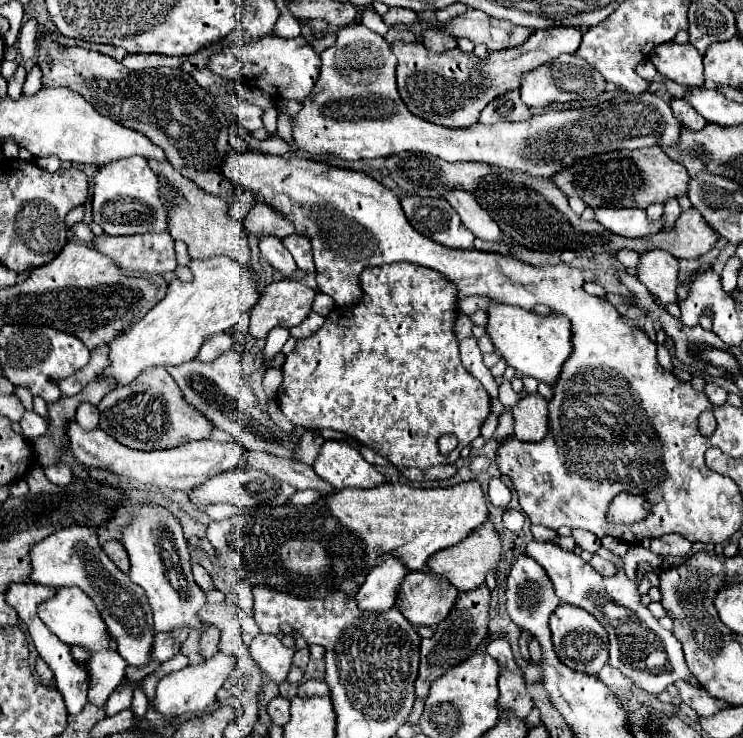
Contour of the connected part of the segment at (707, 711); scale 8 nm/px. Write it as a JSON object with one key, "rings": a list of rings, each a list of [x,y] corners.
{"rings":[[[685,681],[676,682],[682,702],[689,705],[700,716],[710,716],[723,708],[722,700],[711,697],[704,689],[698,689]]]}

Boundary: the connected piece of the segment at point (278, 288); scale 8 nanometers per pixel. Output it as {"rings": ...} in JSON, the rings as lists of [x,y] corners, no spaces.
{"rings":[[[284,278],[268,284],[258,304],[252,308],[250,334],[254,338],[266,338],[274,326],[298,326],[312,310],[316,292],[302,282]]]}

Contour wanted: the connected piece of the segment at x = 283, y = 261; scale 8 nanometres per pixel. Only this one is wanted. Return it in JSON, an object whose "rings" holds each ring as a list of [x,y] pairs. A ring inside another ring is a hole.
{"rings":[[[260,236],[258,238],[258,248],[262,256],[284,276],[290,276],[296,270],[296,262],[290,256],[290,252],[284,248],[282,240],[276,236]]]}

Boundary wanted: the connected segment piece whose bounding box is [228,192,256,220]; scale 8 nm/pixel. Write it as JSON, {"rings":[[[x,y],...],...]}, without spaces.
{"rings":[[[242,192],[242,198],[230,206],[228,214],[230,214],[232,218],[236,218],[236,220],[242,220],[242,218],[246,218],[246,212],[254,206],[254,202],[256,202],[256,200],[254,200],[254,194]]]}

